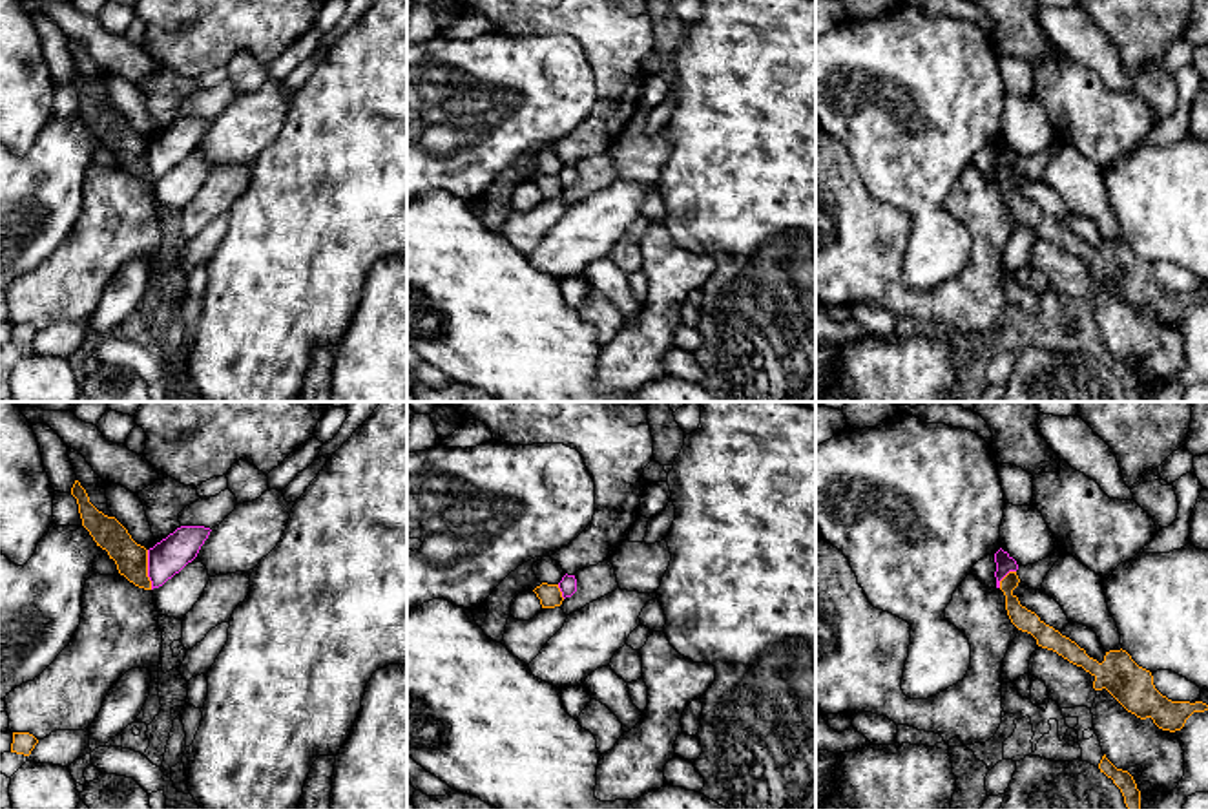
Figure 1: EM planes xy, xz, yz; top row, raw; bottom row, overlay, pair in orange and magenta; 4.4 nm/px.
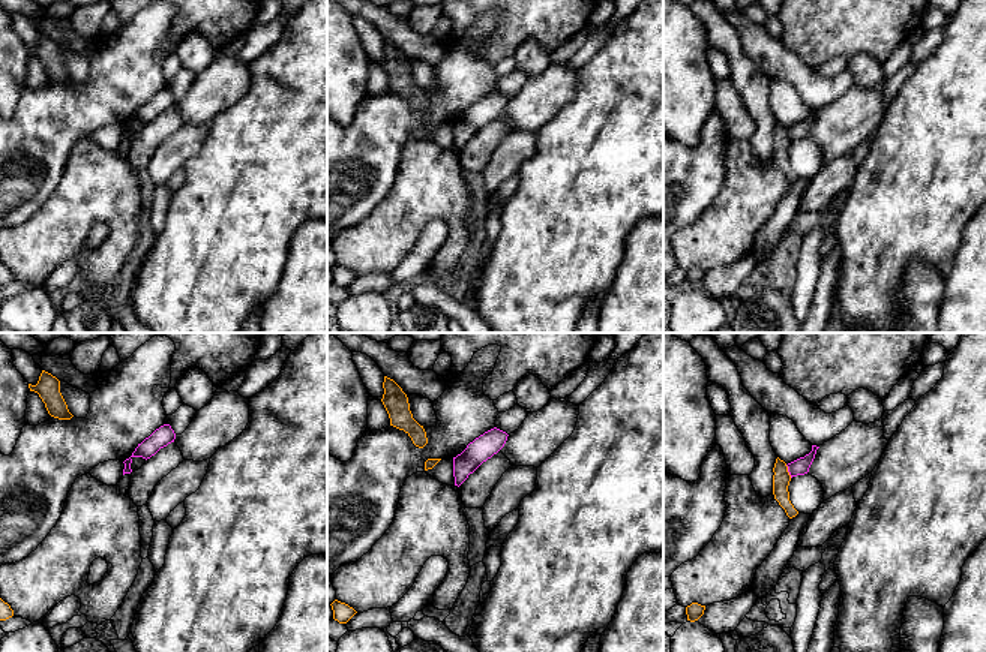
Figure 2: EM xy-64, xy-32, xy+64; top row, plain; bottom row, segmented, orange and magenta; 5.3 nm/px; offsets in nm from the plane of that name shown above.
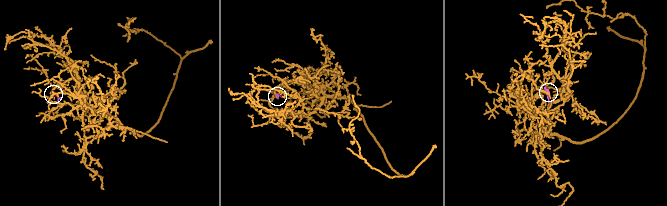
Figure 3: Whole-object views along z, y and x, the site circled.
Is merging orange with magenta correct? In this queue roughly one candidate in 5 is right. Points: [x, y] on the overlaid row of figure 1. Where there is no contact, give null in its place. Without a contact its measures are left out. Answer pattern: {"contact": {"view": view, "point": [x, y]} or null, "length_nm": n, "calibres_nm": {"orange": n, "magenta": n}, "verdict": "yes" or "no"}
{"contact": {"view": "xy", "point": [146, 570]}, "length_nm": 180, "calibres_nm": {"orange": 140, "magenta": 160}, "verdict": "no"}

